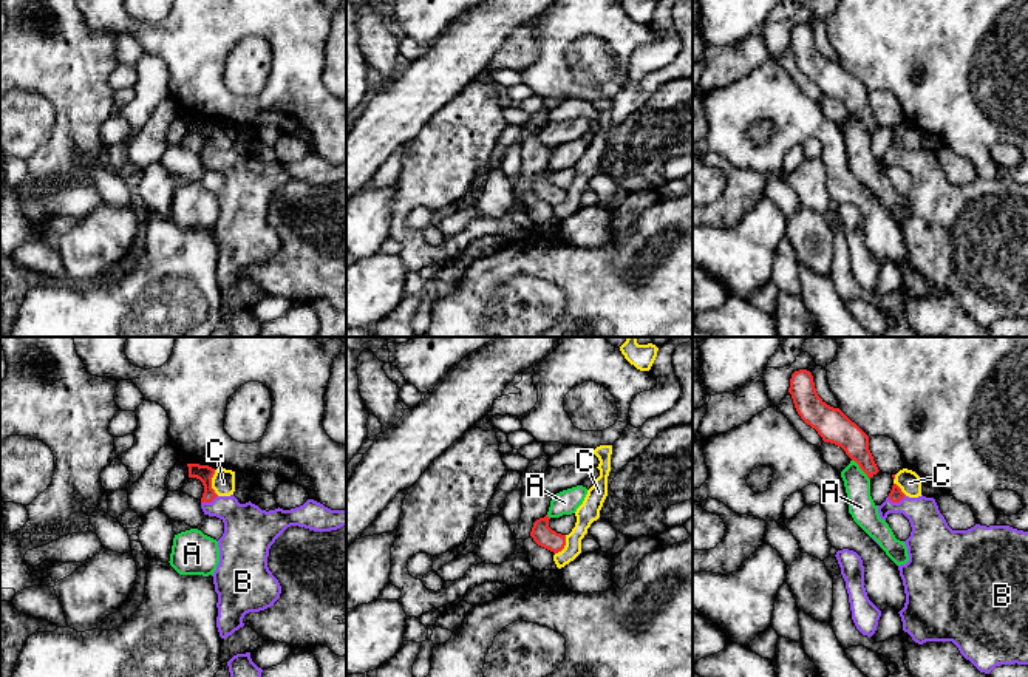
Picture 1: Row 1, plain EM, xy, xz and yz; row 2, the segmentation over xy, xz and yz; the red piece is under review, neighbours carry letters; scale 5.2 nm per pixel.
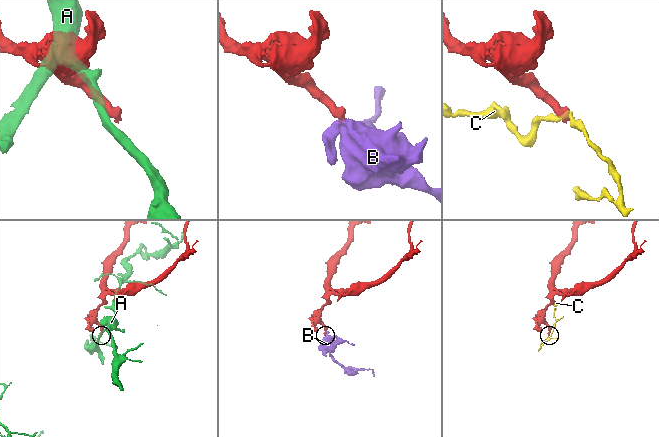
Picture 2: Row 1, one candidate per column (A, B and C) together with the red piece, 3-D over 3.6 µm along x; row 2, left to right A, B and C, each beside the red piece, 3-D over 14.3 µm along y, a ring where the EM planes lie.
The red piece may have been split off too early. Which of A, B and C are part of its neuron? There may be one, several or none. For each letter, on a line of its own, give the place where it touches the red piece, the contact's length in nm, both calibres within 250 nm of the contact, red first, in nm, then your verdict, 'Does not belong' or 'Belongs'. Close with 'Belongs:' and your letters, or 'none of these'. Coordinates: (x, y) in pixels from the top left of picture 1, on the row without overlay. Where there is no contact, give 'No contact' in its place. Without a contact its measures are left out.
A: Touches red at yz (861, 122). Shared border 140 nm. Thickness 160 nm (red) against 140 nm. Does not belong
B: Touches red at yz (895, 155). Shared border 100 nm. Thickness 70 nm (red) against 200 nm. Belongs
C: Touches red at xy (211, 136). Shared border 140 nm. Thickness 90 nm (red) against 120 nm. Does not belong
Belongs: B

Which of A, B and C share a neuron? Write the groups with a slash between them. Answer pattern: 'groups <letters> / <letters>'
groups A / B / C

